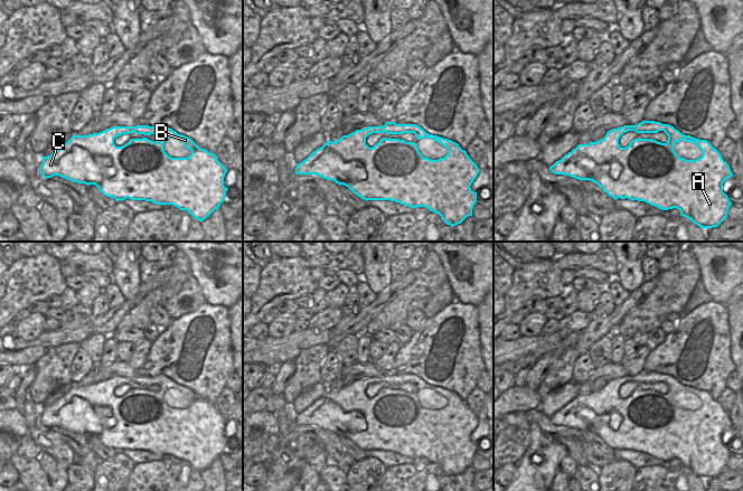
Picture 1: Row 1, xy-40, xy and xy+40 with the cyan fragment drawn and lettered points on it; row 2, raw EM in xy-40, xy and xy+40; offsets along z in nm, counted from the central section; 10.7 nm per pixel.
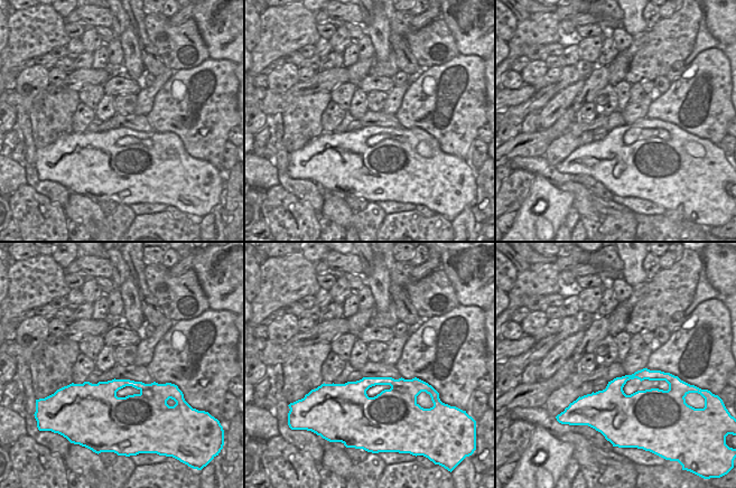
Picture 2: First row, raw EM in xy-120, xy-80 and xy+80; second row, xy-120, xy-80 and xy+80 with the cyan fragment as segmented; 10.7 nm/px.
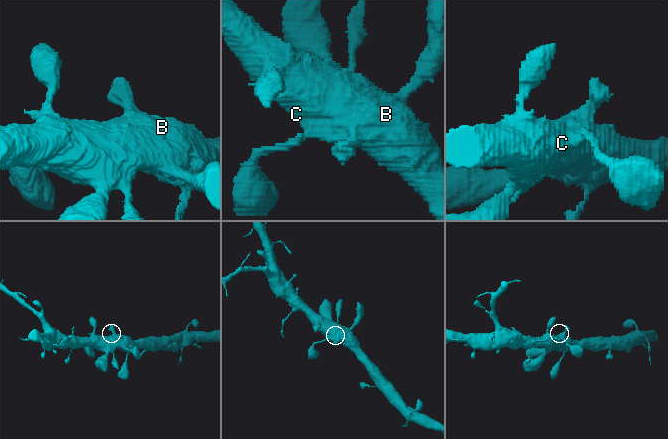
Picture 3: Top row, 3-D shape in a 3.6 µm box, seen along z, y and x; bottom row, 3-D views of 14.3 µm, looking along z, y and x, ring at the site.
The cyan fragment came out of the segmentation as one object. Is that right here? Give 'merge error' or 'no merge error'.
no merge error

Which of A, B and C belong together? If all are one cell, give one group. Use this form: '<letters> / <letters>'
A B C

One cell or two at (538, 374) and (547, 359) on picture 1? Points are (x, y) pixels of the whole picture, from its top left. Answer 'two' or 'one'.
one

